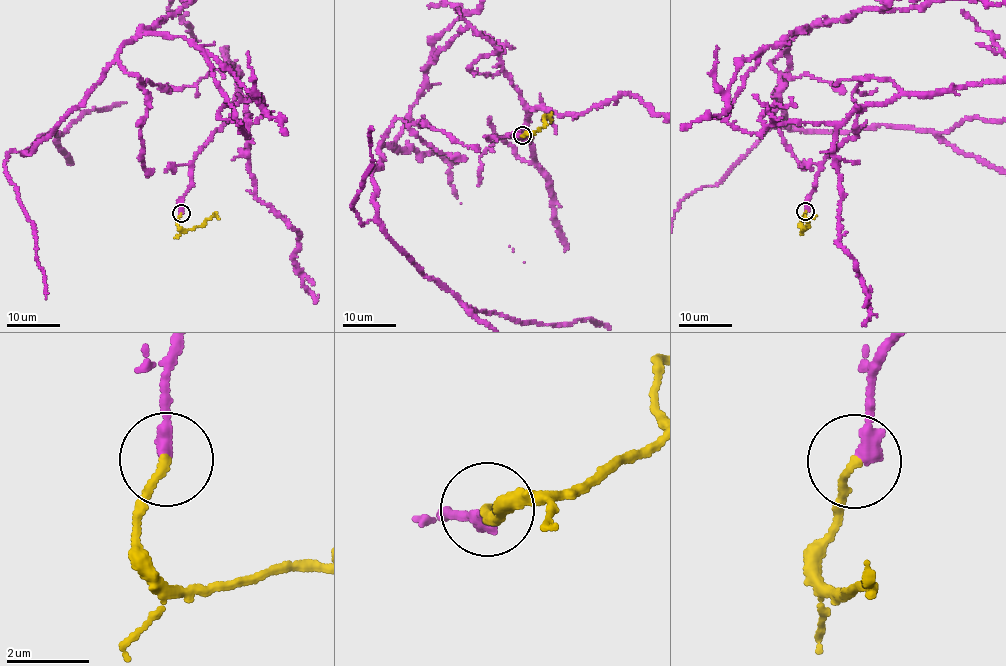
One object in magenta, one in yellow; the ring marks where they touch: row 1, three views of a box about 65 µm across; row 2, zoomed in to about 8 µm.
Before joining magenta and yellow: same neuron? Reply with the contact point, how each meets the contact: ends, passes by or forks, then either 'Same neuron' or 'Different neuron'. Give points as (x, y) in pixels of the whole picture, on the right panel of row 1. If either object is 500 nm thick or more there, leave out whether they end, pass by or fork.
Place: (805, 211). At the ring magenta ends. At the ring yellow ends. Same neuron

